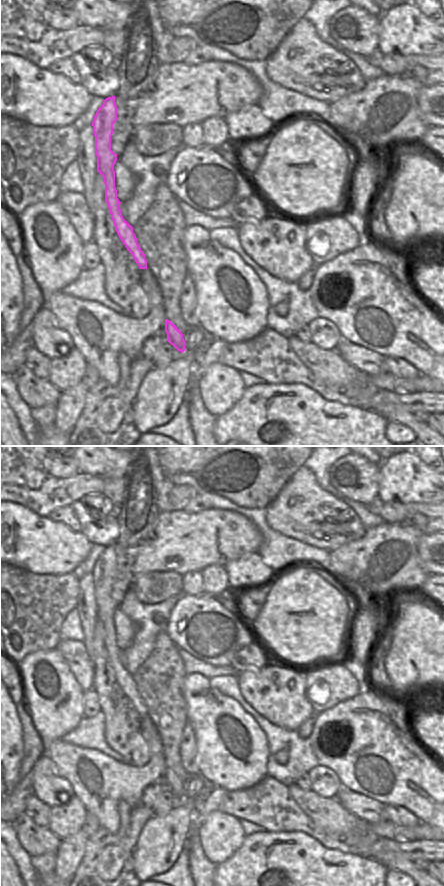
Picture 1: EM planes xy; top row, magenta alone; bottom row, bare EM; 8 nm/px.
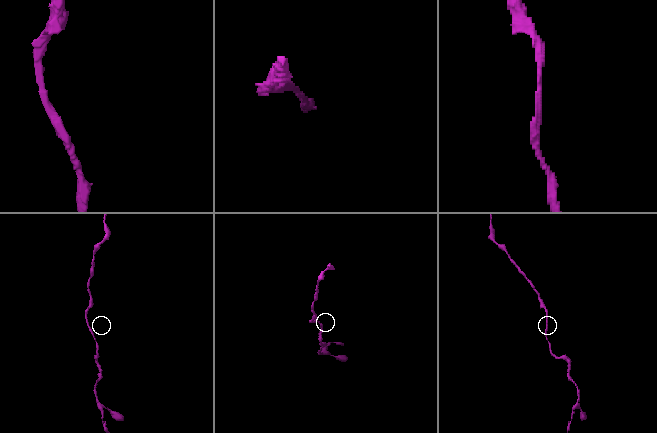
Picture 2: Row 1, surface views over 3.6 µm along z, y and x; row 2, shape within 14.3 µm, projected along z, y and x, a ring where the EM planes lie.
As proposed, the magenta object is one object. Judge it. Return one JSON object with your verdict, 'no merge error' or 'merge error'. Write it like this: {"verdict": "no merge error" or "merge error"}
{"verdict": "no merge error"}

